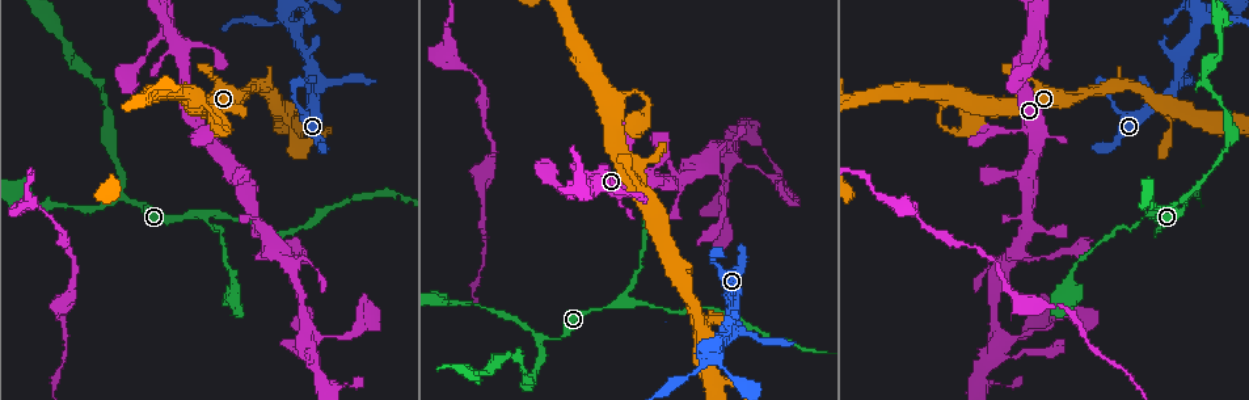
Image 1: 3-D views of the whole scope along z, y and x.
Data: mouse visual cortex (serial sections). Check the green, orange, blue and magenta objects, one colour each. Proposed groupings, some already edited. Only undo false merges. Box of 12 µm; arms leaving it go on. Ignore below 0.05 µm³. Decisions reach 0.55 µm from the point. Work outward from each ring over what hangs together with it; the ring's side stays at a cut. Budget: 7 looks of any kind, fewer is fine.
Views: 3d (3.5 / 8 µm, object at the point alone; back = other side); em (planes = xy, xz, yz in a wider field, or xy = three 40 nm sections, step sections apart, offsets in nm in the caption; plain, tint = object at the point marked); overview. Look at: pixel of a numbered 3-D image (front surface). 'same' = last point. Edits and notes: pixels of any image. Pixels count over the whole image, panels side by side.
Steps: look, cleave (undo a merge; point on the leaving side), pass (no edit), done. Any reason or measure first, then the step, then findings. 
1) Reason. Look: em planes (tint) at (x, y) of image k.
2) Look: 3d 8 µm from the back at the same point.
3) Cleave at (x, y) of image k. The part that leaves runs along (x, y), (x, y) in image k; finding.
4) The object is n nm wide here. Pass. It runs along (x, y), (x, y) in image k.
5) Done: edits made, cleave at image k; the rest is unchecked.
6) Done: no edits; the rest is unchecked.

Abrupt turn. Look: 3d 3.5 µm at (1185, 201) of image 1.

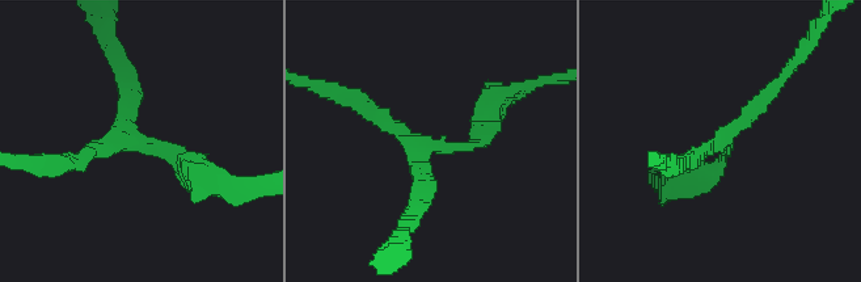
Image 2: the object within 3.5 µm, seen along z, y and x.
3 arms meet here; the arms are 150, 200, 200 nm wide; shape alone is not enough. Look: em xy step 2 (tint) at (128, 137) of image 2.

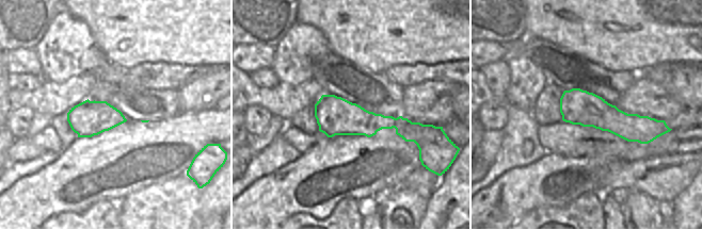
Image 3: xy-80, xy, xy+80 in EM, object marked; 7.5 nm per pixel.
Cut it another way. Look: em planes (tint) at the same point.

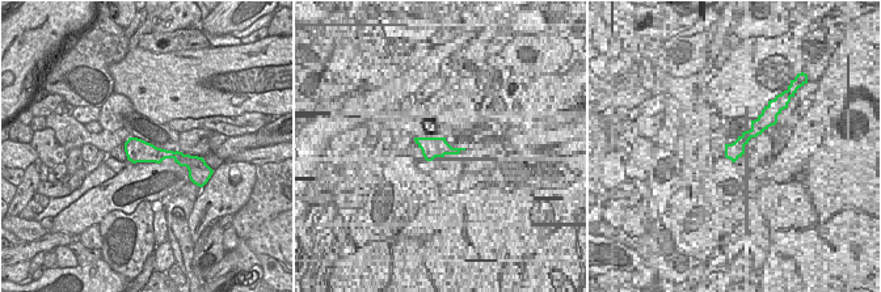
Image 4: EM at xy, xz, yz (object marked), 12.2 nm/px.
Pass. One cell here.

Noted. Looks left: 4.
Three arms meet. Look: 3d 3.5 µm from the back at (621, 303) of image 1.

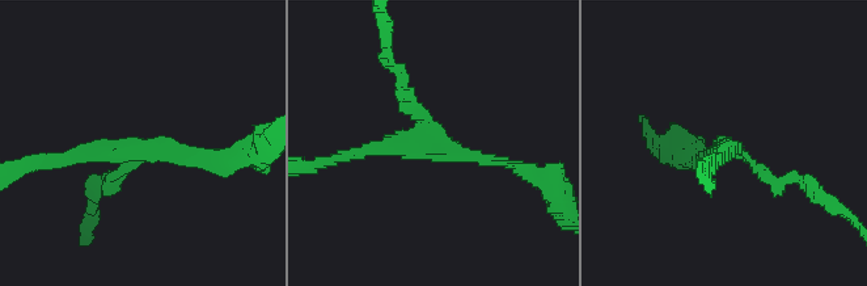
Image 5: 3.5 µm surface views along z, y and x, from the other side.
Look: em xy step 3 (tint) at (438, 145) of image 5.

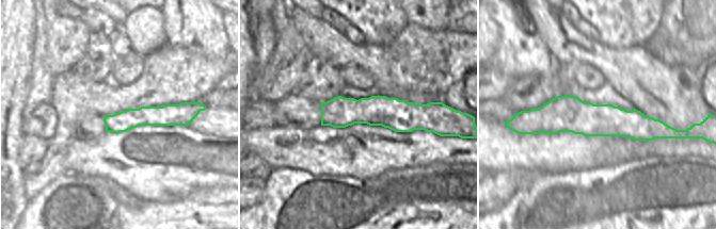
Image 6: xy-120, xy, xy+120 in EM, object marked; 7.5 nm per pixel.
The object is 240 nm wide here. Pass. It runs along (519, 168), (438, 144), (402, 81) in image 5; continuous, no second cell.

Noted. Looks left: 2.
Sharp bend. Look: 3d 3.5 µm at (665, 157) of image 1.

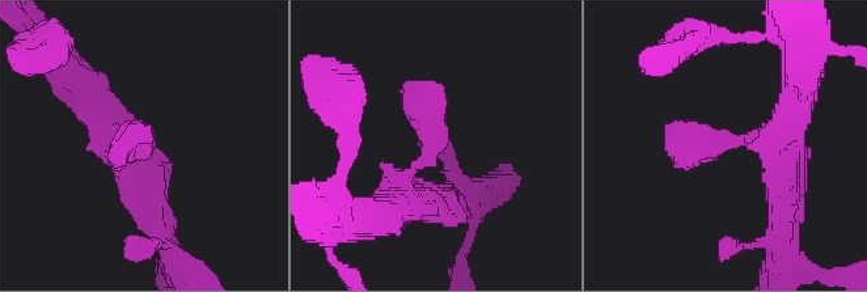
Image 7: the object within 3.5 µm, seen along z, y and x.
Look: em xy step 3 (tint) at (138, 142) of image 7.

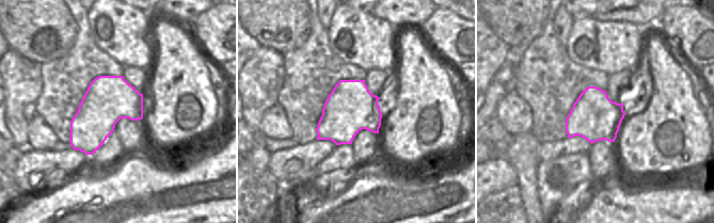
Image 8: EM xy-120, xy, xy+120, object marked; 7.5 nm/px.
Pass. It runs along (793, 117), (675, 164) in image 7; continuous, no second cell.

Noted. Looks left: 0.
Done: no edits; the rest is unchecked.

